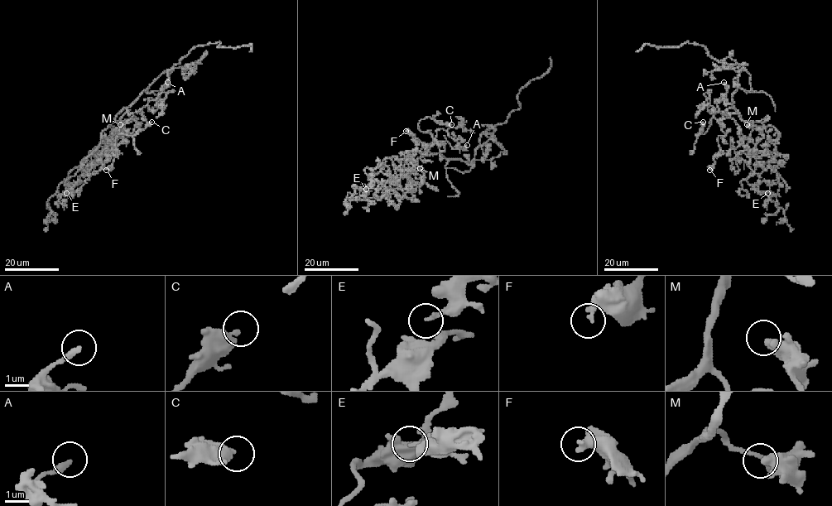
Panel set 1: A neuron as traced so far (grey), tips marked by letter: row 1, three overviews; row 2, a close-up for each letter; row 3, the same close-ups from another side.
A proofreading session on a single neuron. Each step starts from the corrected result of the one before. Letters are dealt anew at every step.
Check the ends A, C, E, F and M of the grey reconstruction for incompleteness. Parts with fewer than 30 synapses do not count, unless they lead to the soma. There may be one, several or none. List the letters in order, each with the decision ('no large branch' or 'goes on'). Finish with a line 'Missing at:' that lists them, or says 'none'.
A: no large branch
C: no large branch
E: no large branch
F: no large branch
M: no large branch
Missing at: none

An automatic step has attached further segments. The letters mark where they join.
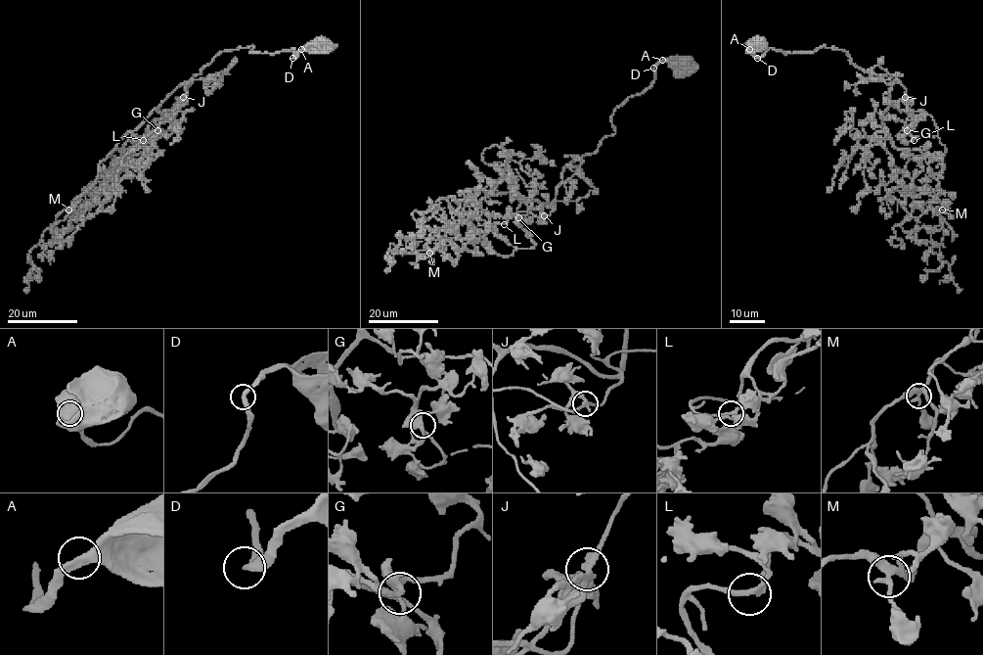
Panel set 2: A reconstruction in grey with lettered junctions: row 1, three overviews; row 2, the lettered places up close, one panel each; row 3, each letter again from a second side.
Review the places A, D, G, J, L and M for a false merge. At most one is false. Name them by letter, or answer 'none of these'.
none of these

